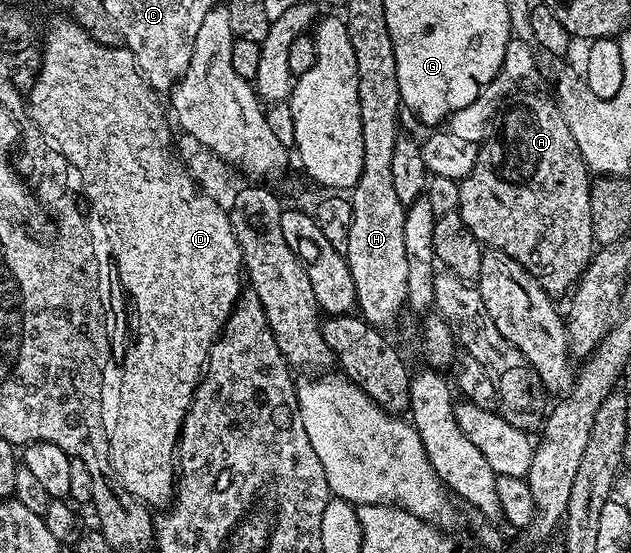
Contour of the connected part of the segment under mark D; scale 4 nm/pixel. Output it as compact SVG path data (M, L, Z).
M65 17L61 19L49 32L45 35L45 48L41 51L41 68L37 71L37 80L33 83L33 88L29 91L29 113L27 113L28 118L32 120L35 125L39 127L41 133L46 139L52 141L55 146L65 155L66 164L75 172L77 170L77 175L81 178L81 187L85 190L85 195L89 198L89 203L91 206L97 210L97 215L101 219L105 219L105 235L109 238L109 247L113 250L113 259L117 262L117 273L115 271L116 278L121 278L121 283L125 286L125 291L129 294L129 299L133 302L133 344L129 347L129 352L125 355L125 367L123 363L123 370L119 375L119 382L121 385L121 400L119 401L119 417L117 418L117 424L113 430L112 435L109 437L109 461L113 464L113 471L117 475L117 482L121 484L124 494L134 495L138 501L148 505L150 508L156 509L156 507L164 508L166 504L172 500L173 492L175 490L175 456L177 454L177 441L181 438L181 422L185 419L185 414L189 412L189 406L193 400L193 395L197 391L197 382L201 379L201 373L205 365L205 360L209 353L209 348L213 346L214 339L221 334L221 328L225 326L225 322L229 319L229 314L233 312L233 306L237 303L237 299L241 296L243 290L243 260L241 258L241 246L239 241L235 237L233 232L233 227L229 223L228 214L215 203L211 197L204 195L198 190L197 183L189 176L188 170L181 163L181 159L177 154L174 143L175 135L174 132L169 132L169 123L165 120L165 115L161 112L161 107L157 104L158 96L155 94L152 87L150 87L149 82L145 80L145 76L141 74L137 69L137 62L135 57L131 52L129 52L128 47L124 45L116 46L105 46L99 41L95 40L85 32L79 24L75 23L72 18Z

